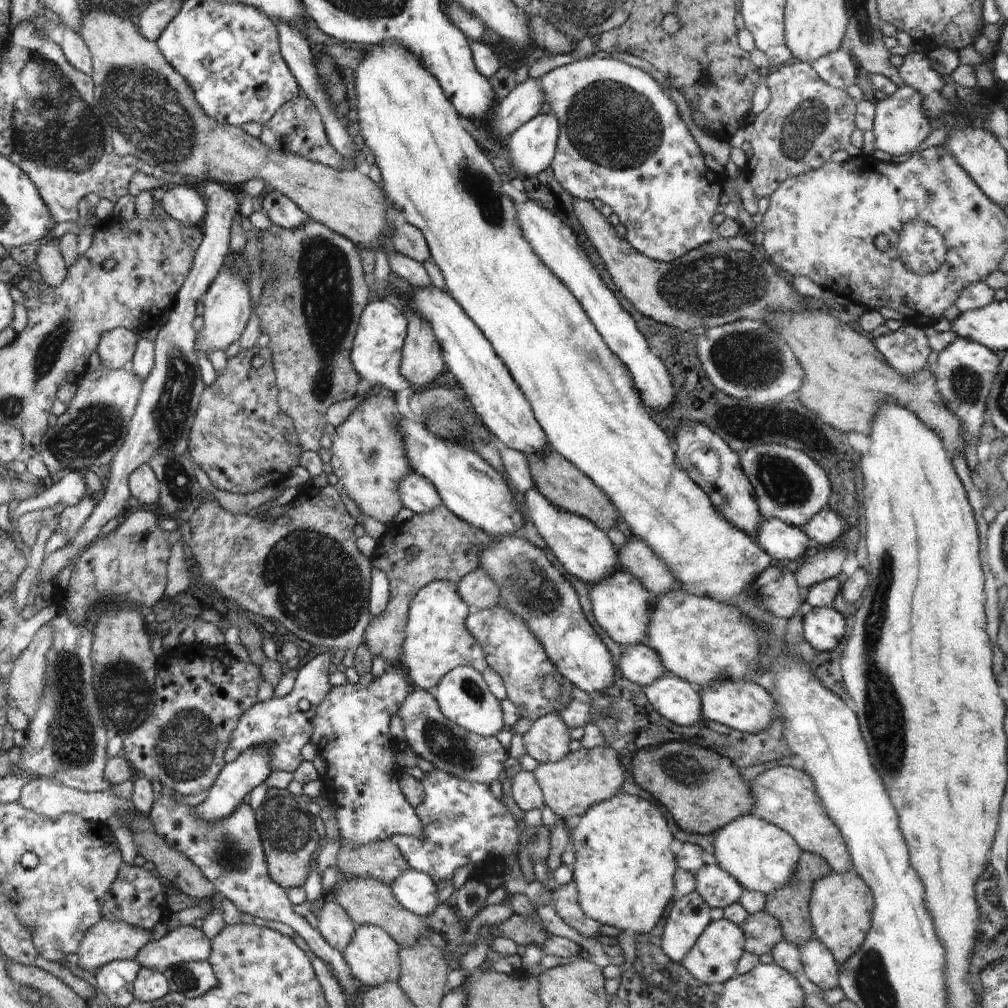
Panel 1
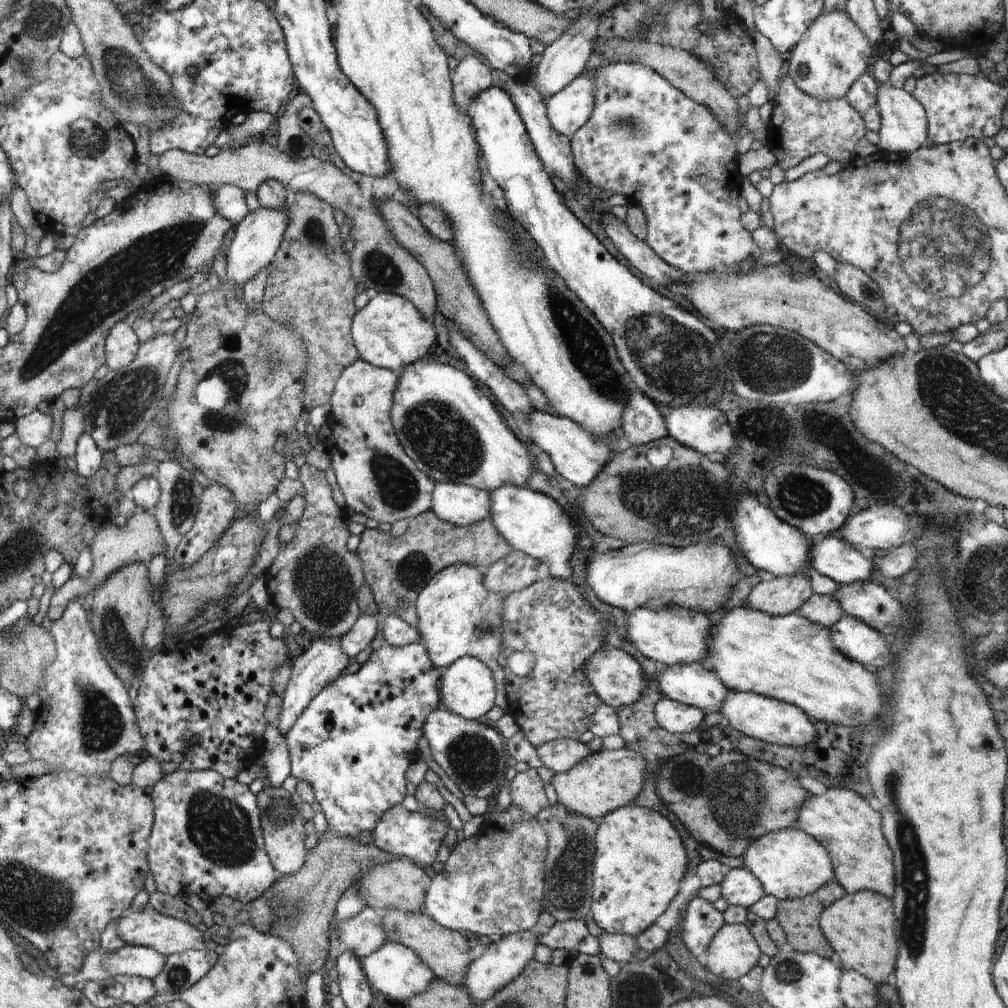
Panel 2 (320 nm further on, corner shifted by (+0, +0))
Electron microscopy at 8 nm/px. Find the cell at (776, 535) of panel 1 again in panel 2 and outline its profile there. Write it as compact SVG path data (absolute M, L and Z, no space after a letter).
M824 536L812 541L811 566L841 585L871 580L873 570L872 559L865 558L848 541Z

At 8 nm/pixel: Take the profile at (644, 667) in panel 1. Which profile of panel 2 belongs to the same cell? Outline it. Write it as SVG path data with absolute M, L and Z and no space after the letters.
M678 663L658 676L664 696L708 712L721 709L729 689L710 669L700 663Z

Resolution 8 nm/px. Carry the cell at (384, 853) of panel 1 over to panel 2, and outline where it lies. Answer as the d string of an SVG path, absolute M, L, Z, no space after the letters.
M395 857L394 860L375 866L356 883L359 884L368 907L380 912L393 908L407 913L422 912L424 910L425 895L432 879L416 863L409 859Z

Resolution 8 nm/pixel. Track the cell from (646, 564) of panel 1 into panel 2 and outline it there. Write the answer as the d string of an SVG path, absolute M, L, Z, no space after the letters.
M812 593L799 608L798 613L827 629L832 628L834 623L846 614L834 595L819 595L818 593Z

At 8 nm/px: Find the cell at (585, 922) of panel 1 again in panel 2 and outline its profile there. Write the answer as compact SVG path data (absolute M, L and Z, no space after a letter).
M562 803L543 808L537 821L548 835L547 857L544 861L544 898L542 906L557 921L583 919L591 910L593 860L596 854L595 834L598 822L570 810Z

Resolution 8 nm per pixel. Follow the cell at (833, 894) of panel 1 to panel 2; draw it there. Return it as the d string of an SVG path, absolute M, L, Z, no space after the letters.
M874 891L845 894L822 911L819 925L837 954L843 969L852 969L875 985L894 975L898 945L894 932L895 914L892 900Z

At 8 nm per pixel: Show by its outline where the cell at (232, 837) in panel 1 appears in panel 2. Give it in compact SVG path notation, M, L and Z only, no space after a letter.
M212 769L176 770L165 774L152 788L155 803L155 826L149 837L150 871L158 892L187 899L191 894L205 898L224 895L249 903L260 898L279 878L266 856L263 839L262 809L248 785L223 777Z

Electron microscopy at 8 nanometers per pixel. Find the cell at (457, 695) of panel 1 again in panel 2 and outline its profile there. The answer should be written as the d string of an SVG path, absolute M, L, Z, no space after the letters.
M463 656L462 659L452 663L450 667L446 667L441 689L444 701L442 708L468 720L476 720L476 718L484 716L494 706L494 698L497 695L492 673L488 665L476 657L469 656Z

